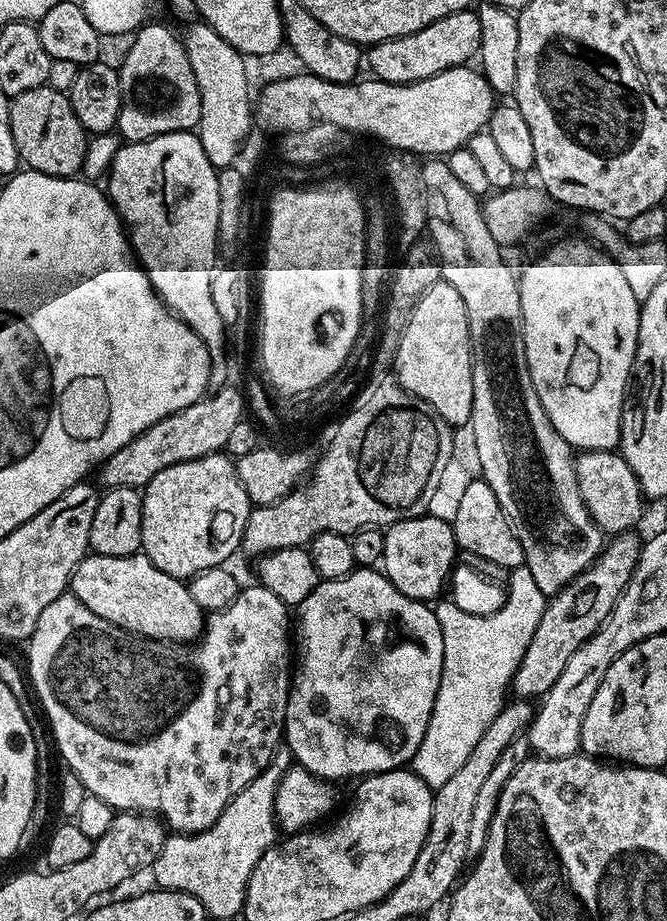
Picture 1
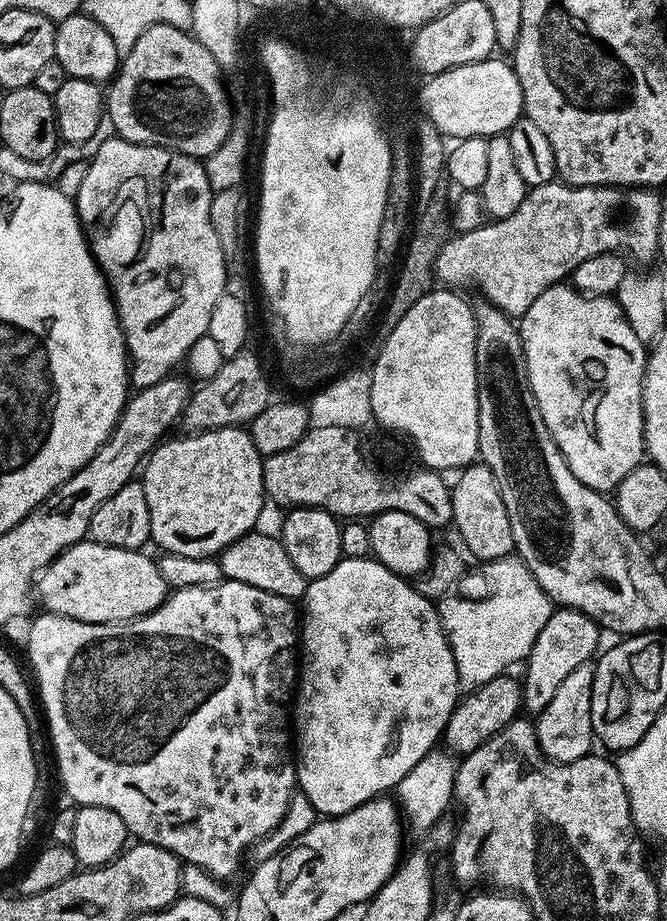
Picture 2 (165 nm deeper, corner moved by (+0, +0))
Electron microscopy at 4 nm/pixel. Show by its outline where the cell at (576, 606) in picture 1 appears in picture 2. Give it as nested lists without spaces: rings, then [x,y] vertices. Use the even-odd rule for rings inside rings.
[[[512,674],[490,678],[481,688],[461,695],[456,709],[450,714],[450,722],[446,722],[442,744],[453,757],[463,758],[469,756],[478,746],[482,746],[494,734],[498,734],[504,727],[517,719],[522,712],[520,699],[521,681],[512,677]]]

